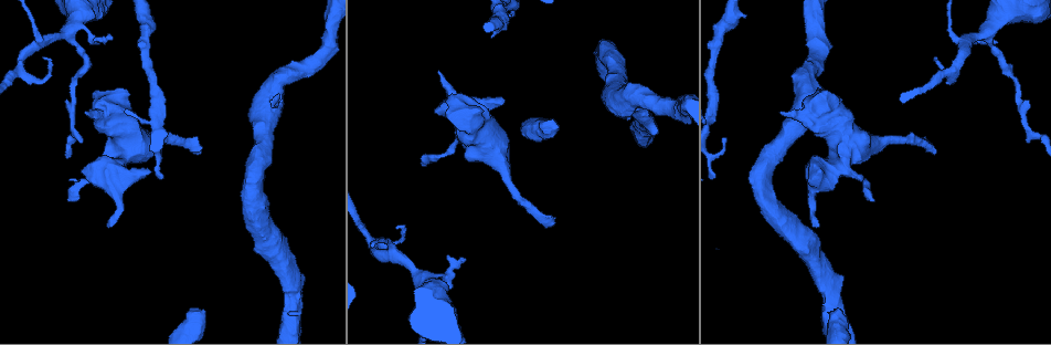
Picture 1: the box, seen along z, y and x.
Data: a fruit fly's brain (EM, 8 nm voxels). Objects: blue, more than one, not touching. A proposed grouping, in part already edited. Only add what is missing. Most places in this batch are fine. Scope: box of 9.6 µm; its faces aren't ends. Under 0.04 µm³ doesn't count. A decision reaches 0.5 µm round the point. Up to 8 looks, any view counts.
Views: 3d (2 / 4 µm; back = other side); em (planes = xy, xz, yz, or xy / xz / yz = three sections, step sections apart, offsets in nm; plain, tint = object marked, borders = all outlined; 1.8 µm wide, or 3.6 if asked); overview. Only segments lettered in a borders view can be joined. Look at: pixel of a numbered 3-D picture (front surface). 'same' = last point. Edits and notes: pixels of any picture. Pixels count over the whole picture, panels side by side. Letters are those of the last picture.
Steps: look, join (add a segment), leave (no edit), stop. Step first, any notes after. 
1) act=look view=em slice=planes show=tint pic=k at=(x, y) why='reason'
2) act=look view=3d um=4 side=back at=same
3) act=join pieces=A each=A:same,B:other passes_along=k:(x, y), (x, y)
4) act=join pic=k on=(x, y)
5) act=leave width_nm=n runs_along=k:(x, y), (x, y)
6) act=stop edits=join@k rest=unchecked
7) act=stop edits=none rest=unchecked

act=look view=3d um=4 pic=1 at=(816, 227) why='an open end'

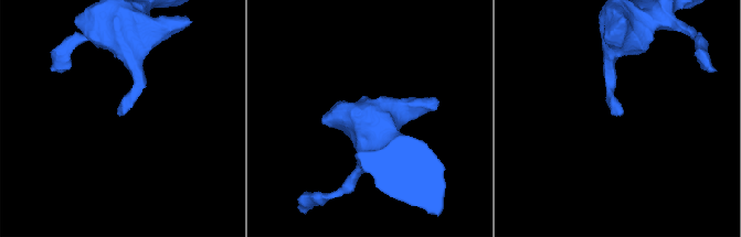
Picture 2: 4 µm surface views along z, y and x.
act=look view=em slice=yz step=4 show=borders pic=2 at=(120, 113) why='now the EM'

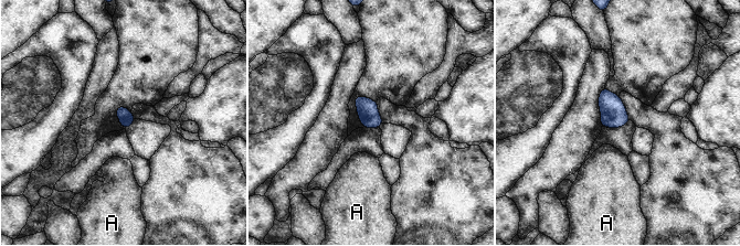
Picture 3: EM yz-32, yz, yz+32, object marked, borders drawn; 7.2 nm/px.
act=look view=em slice=planes show=borders at=same

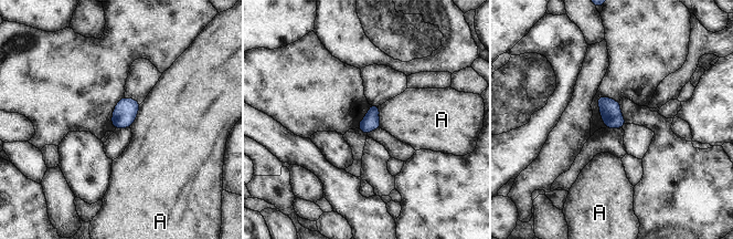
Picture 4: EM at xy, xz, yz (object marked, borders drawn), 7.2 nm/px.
act=leave longest_contact=A:190nm each=A:other found='none of them fits'

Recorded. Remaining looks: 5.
act=look view=em slice=planes show=tint pic=1 at=(873, 200) why='thin end'

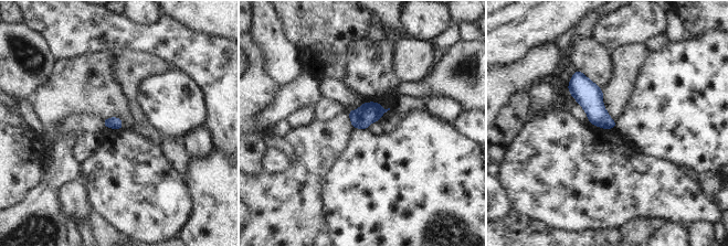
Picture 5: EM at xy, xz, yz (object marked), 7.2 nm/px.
act=look view=em slice=planes show=borders at=same

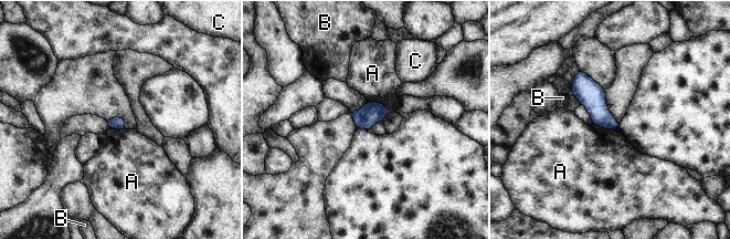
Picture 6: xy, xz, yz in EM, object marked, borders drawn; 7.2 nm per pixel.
act=leave each=A:other,B:other,C:other border=6:(368, 101), (380, 102), (392, 108) found='none of them fits'

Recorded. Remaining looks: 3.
act=look view=3d um=2 pic=1 at=(553, 225) why='long arm stops here'

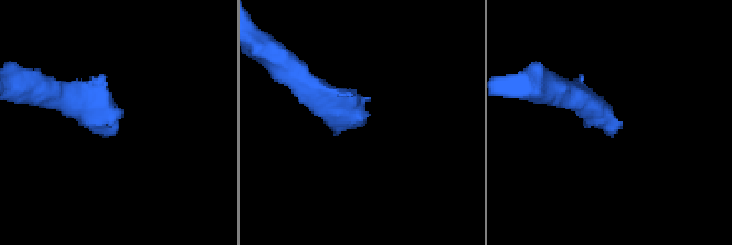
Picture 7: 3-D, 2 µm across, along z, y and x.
act=look view=em slice=planes show=tint pic=7 at=(612, 135) why='need the tissue'

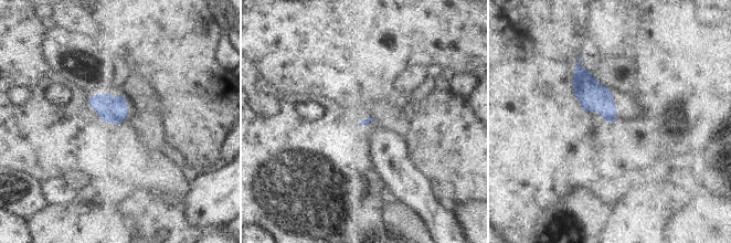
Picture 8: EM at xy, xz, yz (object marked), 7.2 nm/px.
act=look view=em slice=planes show=borders at=same

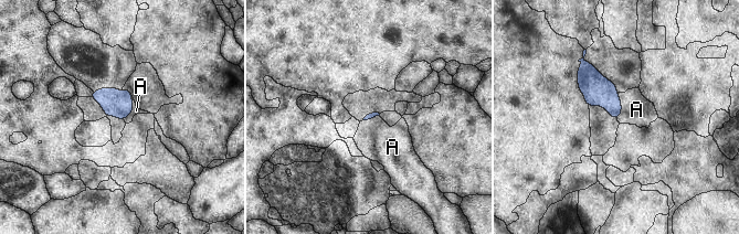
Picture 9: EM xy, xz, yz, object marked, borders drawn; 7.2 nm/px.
act=join pieces=A each=A:same found='it goes on there'

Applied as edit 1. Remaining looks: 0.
act=stop edits=join@9 rest=unchecked

